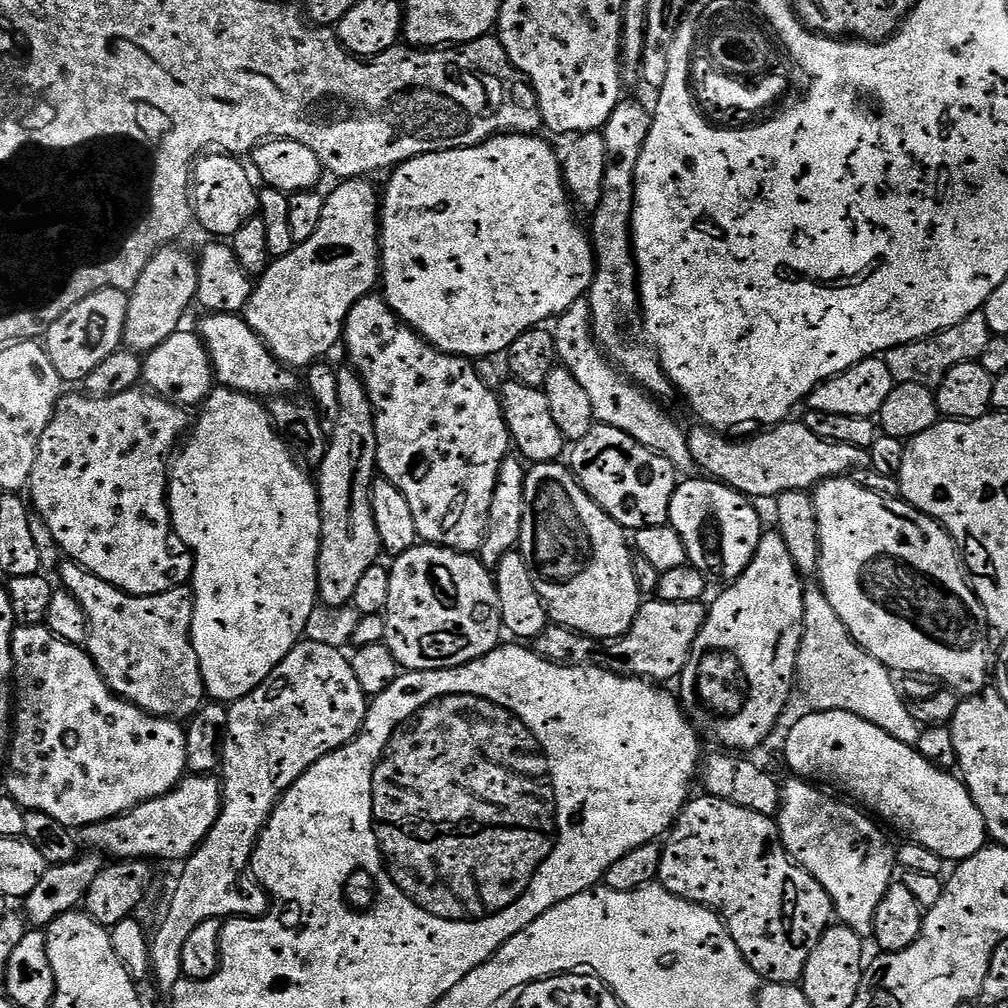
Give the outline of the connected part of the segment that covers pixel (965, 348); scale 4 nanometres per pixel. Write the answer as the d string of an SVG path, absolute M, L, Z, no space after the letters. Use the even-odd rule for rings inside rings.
M981 310L962 318L962 322L941 332L936 332L932 336L914 342L906 342L902 346L894 346L883 352L882 358L897 384L926 386L934 390L940 385L942 378L946 378L946 374L950 374L950 370L954 370L954 366L967 360L979 361L986 346L990 346L992 337L990 322L986 322L986 314Z

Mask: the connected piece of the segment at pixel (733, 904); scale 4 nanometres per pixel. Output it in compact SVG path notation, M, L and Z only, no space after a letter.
M700 794L700 797L689 799L684 808L680 811L679 818L672 825L667 833L666 841L660 853L660 875L658 883L666 890L670 890L670 894L686 898L690 902L700 904L704 908L710 908L728 928L729 934L734 938L734 942L738 946L738 950L742 950L742 958L746 958L746 962L760 975L761 981L770 984L795 984L803 981L804 971L806 970L806 962L810 958L810 954L814 950L814 946L818 946L818 942L822 938L822 934L830 927L834 920L834 909L832 900L826 894L826 890L815 880L805 868L801 868L784 848L783 842L780 841L779 823L771 816L763 816L762 814L754 814L754 810L746 810L742 806L734 806L734 802L722 802L722 798L714 798L707 794Z

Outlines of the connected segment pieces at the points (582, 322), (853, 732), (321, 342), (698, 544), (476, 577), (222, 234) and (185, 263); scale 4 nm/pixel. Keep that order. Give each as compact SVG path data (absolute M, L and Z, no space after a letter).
M587 299L574 302L570 310L566 310L555 321L556 355L563 367L569 368L578 378L582 390L590 397L590 406L594 406L595 423L609 424L614 430L622 430L622 434L630 434L634 442L646 446L654 454L666 458L678 470L692 468L694 461L688 445L687 431L679 428L668 417L664 408L659 408L657 401L645 392L639 384L632 383L619 367L606 355L596 335L592 332L592 308Z
M844 708L829 712L808 710L805 713L801 720L793 722L784 740L784 760L796 771L793 773L797 777L825 785L837 784L845 797L863 806L885 825L893 824L898 831L908 835L905 837L911 843L926 846L926 850L933 850L946 862L959 862L973 857L987 845L988 827L963 779L957 778L951 771L935 768L929 760L922 758L913 745L890 738L890 734L874 726L874 722L866 722L866 718L858 718L858 714L850 714Z
M357 178L337 183L337 188L334 189L332 193L327 193L327 195L324 196L322 218L318 222L318 230L314 230L314 235L310 238L306 238L306 242L295 245L290 250L290 254L275 257L275 259L269 263L268 269L255 281L250 298L246 302L242 313L244 320L256 331L258 338L262 338L262 342L273 352L276 359L279 360L281 364L293 370L304 370L317 362L323 361L325 357L327 357L324 355L326 355L335 344L337 347L337 345L341 343L344 334L344 323L350 314L350 310L363 296L369 295L369 293L375 289L372 287L374 287L375 284L377 287L378 281L381 279L380 206L382 203L382 196L378 188L375 188L375 186L371 184L372 182L373 181L368 178Z
M711 478L704 480L681 479L676 485L674 494L670 498L668 524L679 534L686 546L688 563L704 573L705 577L717 576L723 582L735 582L750 566L754 554L758 550L758 542L762 535L760 528L760 512L755 508L753 501L742 493L728 488L725 484Z
M417 543L416 547L406 550L402 555L395 557L390 564L390 598L386 602L382 613L386 622L386 634L384 643L394 654L394 658L400 663L401 669L409 672L425 672L426 670L442 670L443 668L457 668L463 664L469 664L472 660L482 658L488 652L492 652L501 643L502 625L500 623L500 603L498 602L498 590L493 573L475 555L466 552L456 552L453 548L440 548L436 544Z
M212 154L201 155L192 170L190 191L194 220L212 235L209 237L230 238L257 215L260 206L258 188L252 185L253 177L250 172L248 177L247 170L236 161L239 159L235 155L208 155Z
M169 246L156 251L154 258L146 262L146 270L142 270L142 278L138 278L138 282L132 288L128 296L128 309L124 323L122 344L125 349L137 354L147 354L154 350L154 346L162 346L162 342L166 342L170 334L179 331L184 311L190 306L193 307L198 290L198 260L195 255L191 256L190 253L176 247L180 246Z

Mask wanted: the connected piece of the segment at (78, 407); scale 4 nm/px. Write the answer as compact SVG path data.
M139 387L131 388L129 392L123 392L117 396L79 395L65 395L61 399L50 426L46 426L46 434L42 434L42 442L38 442L38 458L34 462L34 470L30 474L26 489L35 515L42 517L46 526L50 526L50 534L54 534L54 542L58 542L61 553L67 559L73 560L81 568L92 572L98 578L102 578L107 584L112 584L114 587L130 593L131 596L153 596L154 594L162 594L171 588L187 585L192 579L194 561L191 555L175 556L172 553L174 533L172 531L172 517L168 515L170 457L177 451L178 445L190 424L190 420L184 417L187 416L185 409L176 407L170 401L157 396L155 392L141 390Z

